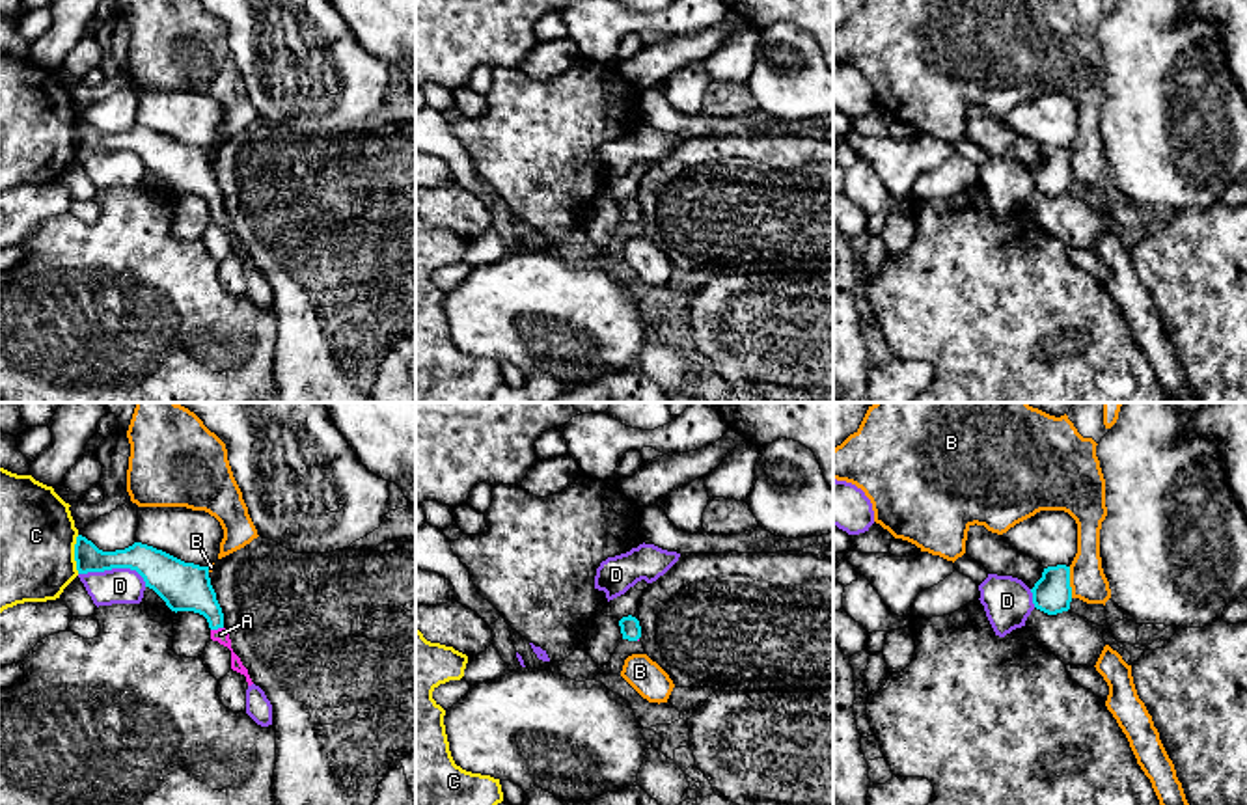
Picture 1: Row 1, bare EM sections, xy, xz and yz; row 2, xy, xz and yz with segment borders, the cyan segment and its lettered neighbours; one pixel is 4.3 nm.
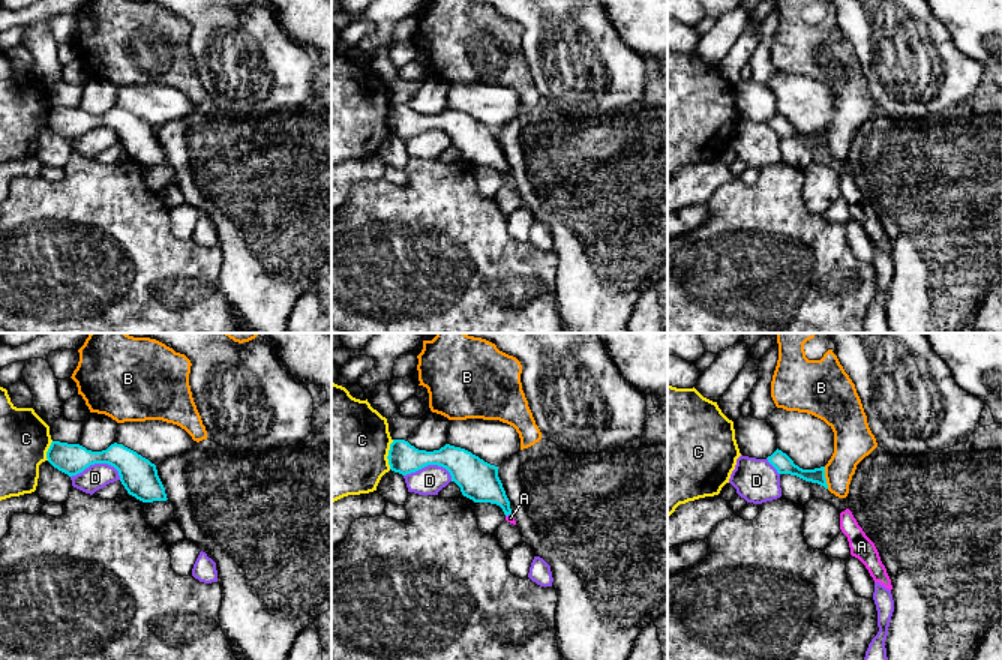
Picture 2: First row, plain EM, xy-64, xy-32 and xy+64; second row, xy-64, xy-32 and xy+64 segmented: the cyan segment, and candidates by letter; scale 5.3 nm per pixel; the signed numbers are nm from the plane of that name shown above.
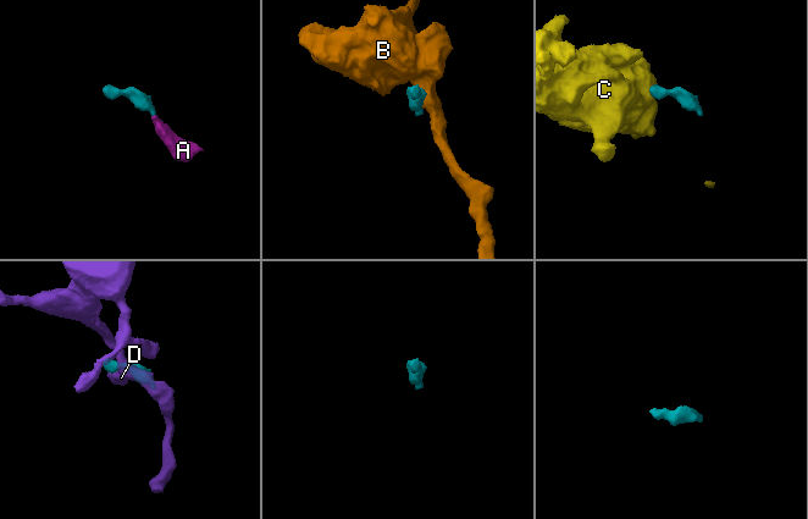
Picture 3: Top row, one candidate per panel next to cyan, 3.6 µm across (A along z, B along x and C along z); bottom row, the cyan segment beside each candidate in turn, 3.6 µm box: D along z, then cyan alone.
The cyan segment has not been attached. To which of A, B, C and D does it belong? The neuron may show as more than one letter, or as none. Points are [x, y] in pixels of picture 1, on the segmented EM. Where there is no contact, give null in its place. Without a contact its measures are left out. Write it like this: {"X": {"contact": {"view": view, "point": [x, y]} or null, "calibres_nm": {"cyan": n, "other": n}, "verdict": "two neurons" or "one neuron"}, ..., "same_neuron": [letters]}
{"A": {"contact": {"view": "xy", "point": [217, 628]}, "calibres_nm": {"cyan": 200, "other": 60}, "verdict": "one neuron"}, "B": {"contact": {"view": "yz", "point": [1068, 582]}, "calibres_nm": {"cyan": 170, "other": 160}, "verdict": "two neurons"}, "C": {"contact": {"view": "xy", "point": [75, 554]}, "calibres_nm": {"cyan": 120, "other": 320}, "verdict": "two neurons"}, "D": {"contact": {"view": "xy", "point": [114, 567]}, "calibres_nm": {"cyan": 180, "other": 160}, "verdict": "two neurons"}, "same_neuron": ["A"]}

